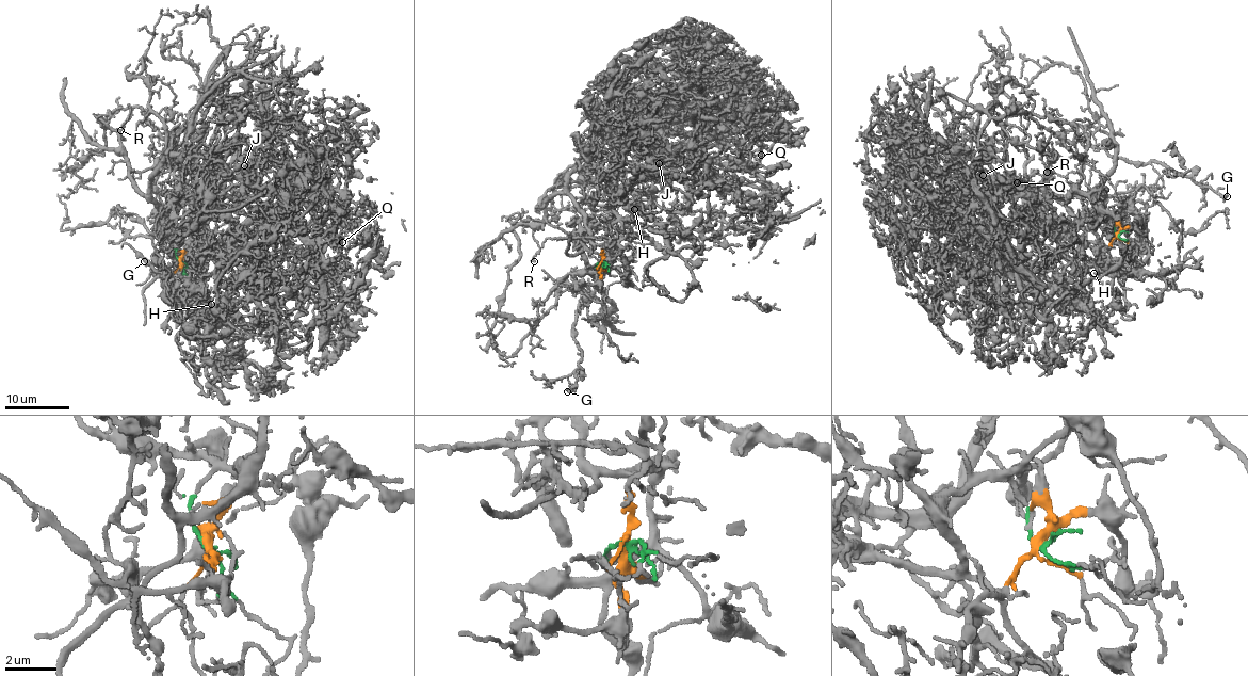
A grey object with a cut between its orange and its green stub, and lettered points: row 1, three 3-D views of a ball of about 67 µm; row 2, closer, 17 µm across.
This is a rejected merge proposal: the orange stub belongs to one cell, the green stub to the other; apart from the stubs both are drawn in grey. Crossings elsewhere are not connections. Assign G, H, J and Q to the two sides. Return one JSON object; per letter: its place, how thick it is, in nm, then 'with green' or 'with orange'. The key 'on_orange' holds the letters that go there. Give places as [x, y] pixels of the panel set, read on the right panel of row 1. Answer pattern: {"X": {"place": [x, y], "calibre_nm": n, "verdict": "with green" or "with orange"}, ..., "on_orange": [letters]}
{"G": {"place": [1227, 196], "calibre_nm": 90, "verdict": "with green"}, "H": {"place": [1093, 273], "calibre_nm": 80, "verdict": "with orange"}, "J": {"place": [983, 175], "calibre_nm": 140, "verdict": "with orange"}, "Q": {"place": [1017, 182], "calibre_nm": 120, "verdict": "with orange"}, "on_orange": ["H", "J", "Q"]}

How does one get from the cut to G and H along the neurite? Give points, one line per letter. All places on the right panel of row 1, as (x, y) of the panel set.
G: (1117, 236), (1109, 219), (1087, 220), (1078, 188), (1088, 143), (1129, 161), (1156, 161), (1227, 196)
H: (1117, 236), (1100, 252), (1097, 263), (1097, 269), (1114, 275), (1117, 270), (1109, 262), (1100, 264), (1095, 273)

